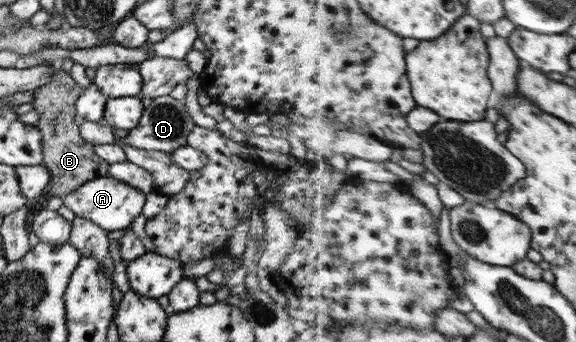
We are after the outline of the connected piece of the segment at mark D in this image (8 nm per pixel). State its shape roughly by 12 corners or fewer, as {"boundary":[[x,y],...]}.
{"boundary":[[184,101],[145,102],[121,144],[172,152],[194,127]]}

